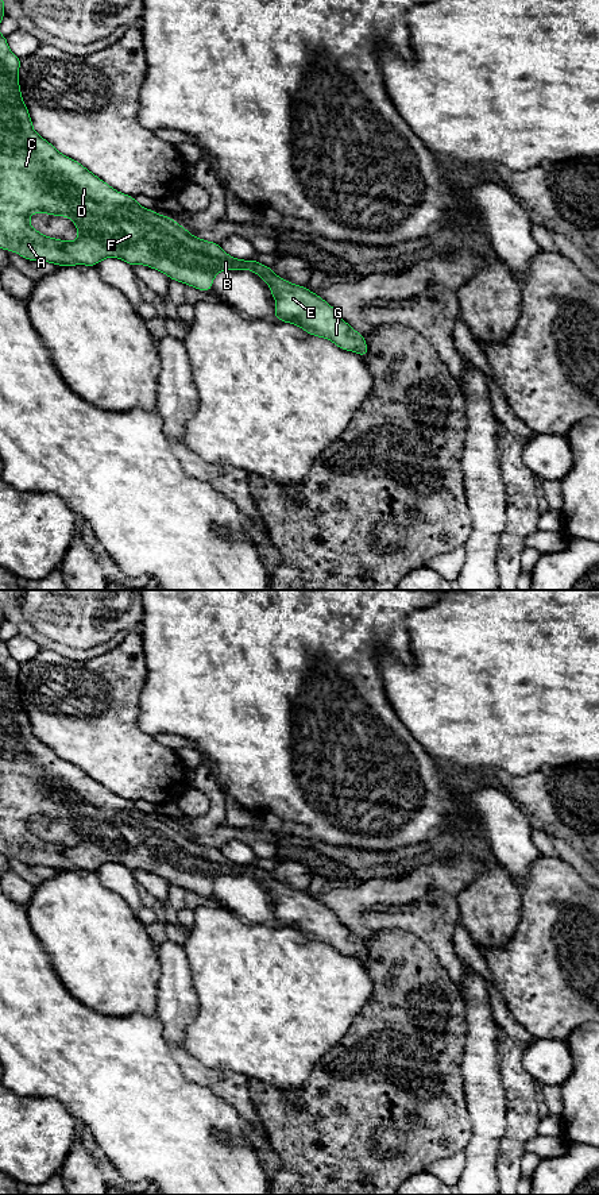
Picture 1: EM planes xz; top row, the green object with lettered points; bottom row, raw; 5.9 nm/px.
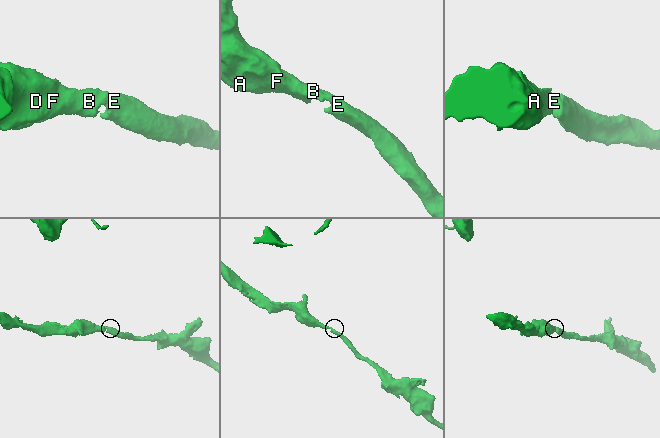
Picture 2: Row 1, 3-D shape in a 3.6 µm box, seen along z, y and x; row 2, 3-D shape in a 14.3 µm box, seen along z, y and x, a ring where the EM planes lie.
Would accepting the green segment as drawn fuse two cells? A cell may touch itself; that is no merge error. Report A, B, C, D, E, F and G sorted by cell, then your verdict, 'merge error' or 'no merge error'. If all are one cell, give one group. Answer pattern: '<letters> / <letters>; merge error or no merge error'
A B C D E F G; no merge error

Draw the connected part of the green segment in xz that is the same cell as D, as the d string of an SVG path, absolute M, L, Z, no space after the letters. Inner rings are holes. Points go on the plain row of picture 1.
M0 639L0 853L15 856L27 866L57 871L96 872L103 864L113 861L131 871L148 871L201 897L210 897L215 882L223 875L251 875L270 891L278 907L274 924L298 930L312 941L329 944L341 955L367 961L363 938L344 926L317 898L278 882L271 872L255 864L233 863L219 848L193 841L171 822L155 818L139 810L134 801L115 795L38 740L22 702L20 668L22 664L9 655L7 641ZM31 818L69 822L78 834L78 843L67 847L45 841L31 832Z

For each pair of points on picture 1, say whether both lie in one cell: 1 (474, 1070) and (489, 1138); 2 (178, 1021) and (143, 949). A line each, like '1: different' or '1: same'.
1: same
2: different

